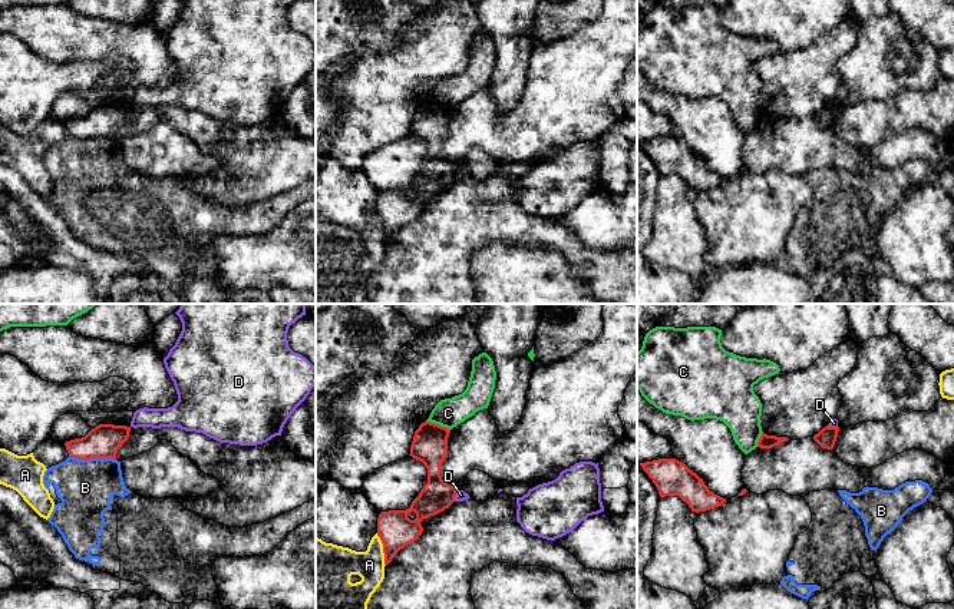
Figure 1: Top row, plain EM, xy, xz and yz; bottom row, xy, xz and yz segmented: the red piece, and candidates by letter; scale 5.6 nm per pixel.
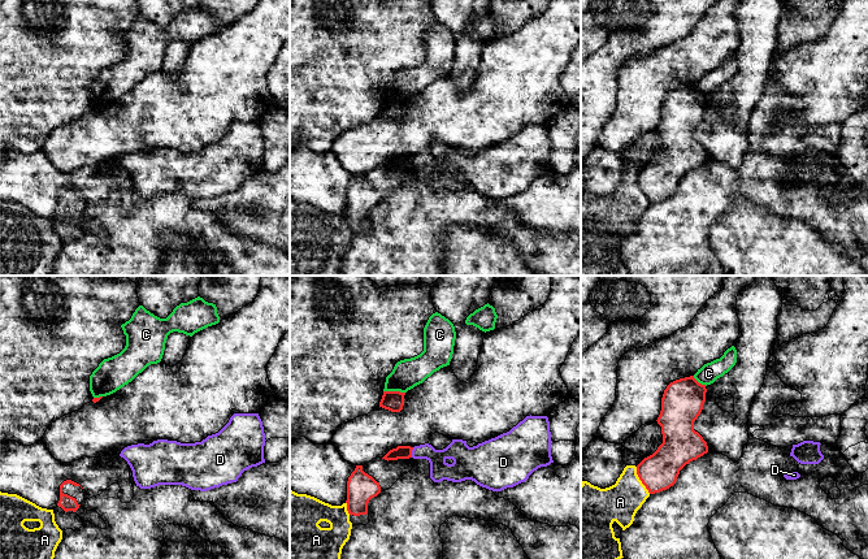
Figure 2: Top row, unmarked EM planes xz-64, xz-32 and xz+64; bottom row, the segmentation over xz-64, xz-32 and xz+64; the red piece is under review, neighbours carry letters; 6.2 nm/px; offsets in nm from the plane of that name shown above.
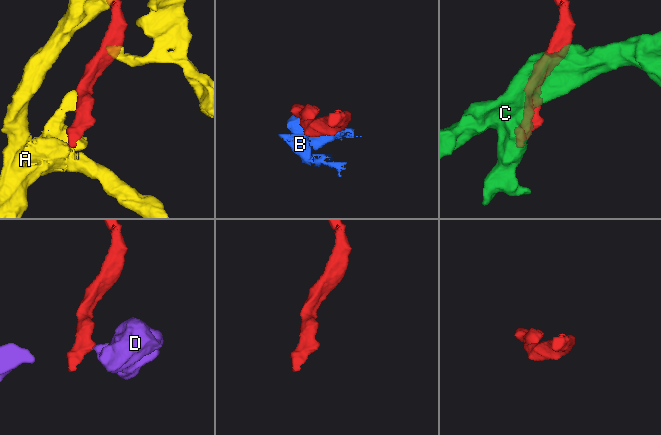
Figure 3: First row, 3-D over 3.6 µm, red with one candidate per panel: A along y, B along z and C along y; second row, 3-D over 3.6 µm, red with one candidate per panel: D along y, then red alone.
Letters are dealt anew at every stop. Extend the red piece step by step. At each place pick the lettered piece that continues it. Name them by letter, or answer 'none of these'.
none of these

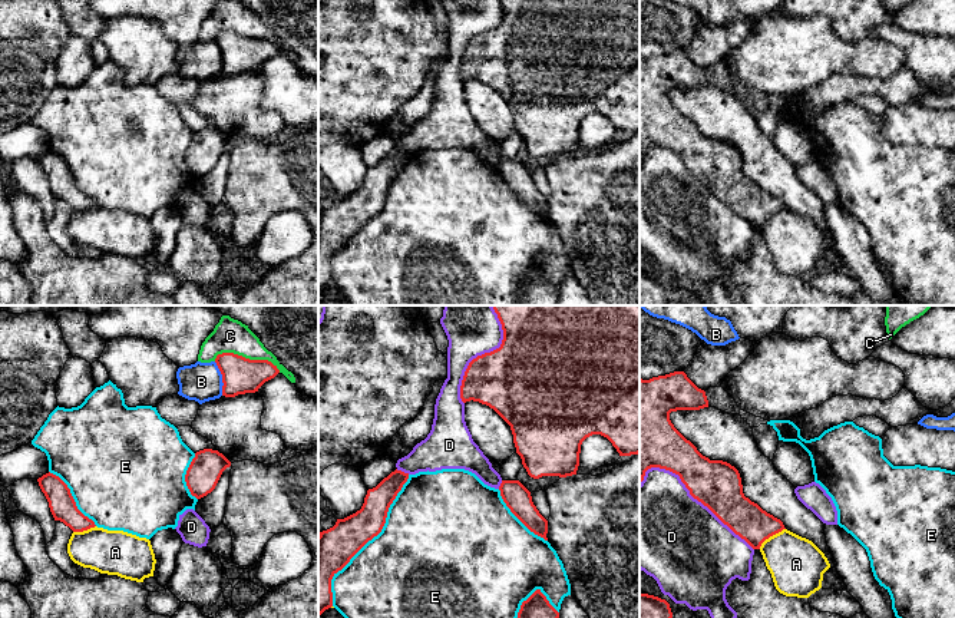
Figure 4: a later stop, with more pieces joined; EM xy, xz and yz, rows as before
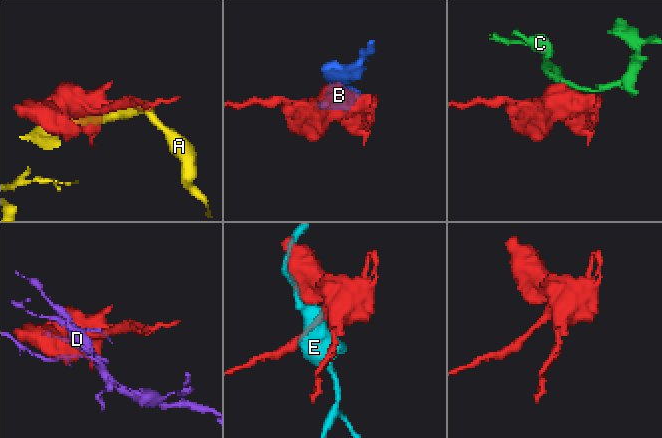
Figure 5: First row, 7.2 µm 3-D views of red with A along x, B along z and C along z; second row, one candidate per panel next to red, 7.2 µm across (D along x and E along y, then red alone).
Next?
none of these

